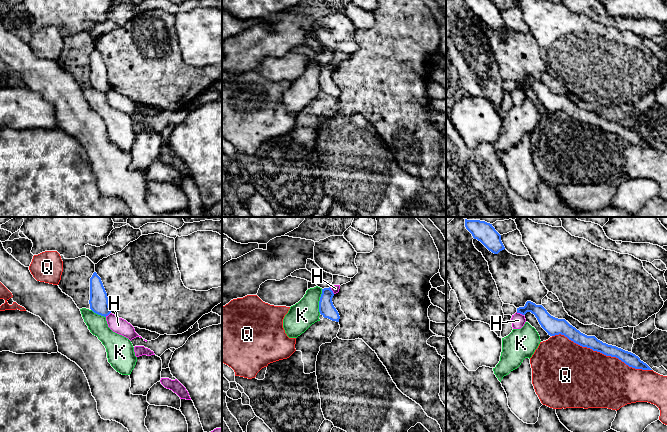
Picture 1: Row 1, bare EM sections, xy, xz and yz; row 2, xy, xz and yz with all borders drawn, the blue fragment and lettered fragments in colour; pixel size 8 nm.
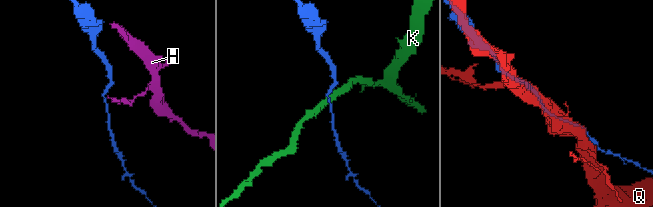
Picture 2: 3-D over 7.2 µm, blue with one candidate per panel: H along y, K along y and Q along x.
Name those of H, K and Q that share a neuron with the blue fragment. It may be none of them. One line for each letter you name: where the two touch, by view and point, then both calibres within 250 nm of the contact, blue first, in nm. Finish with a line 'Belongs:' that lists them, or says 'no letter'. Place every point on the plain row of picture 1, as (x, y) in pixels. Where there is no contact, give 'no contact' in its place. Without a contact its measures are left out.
Belongs: no letter

